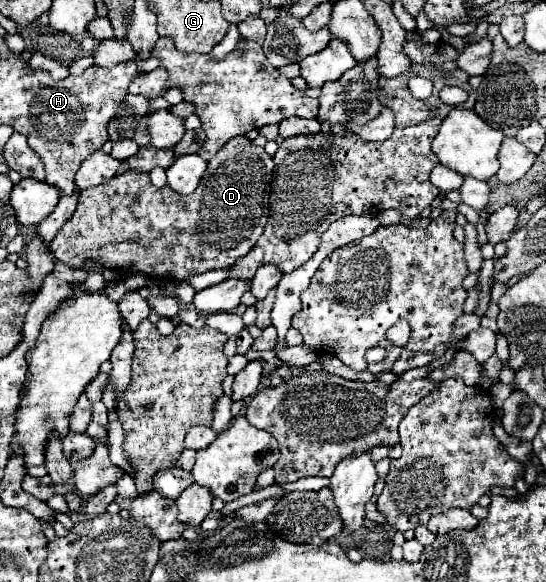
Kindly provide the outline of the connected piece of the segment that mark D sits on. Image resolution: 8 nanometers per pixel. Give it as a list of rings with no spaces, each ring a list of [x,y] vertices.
[[[233,137],[225,143],[217,155],[207,163],[207,169],[199,181],[199,187],[191,195],[179,195],[169,185],[157,189],[149,181],[149,173],[127,171],[113,177],[109,183],[85,189],[79,197],[77,211],[59,229],[49,243],[55,257],[71,269],[91,269],[93,263],[107,269],[123,269],[125,273],[145,273],[149,277],[161,277],[167,281],[187,281],[193,275],[231,267],[237,259],[245,257],[269,219],[269,191],[271,191],[273,159],[263,147],[257,147],[247,137]]]

